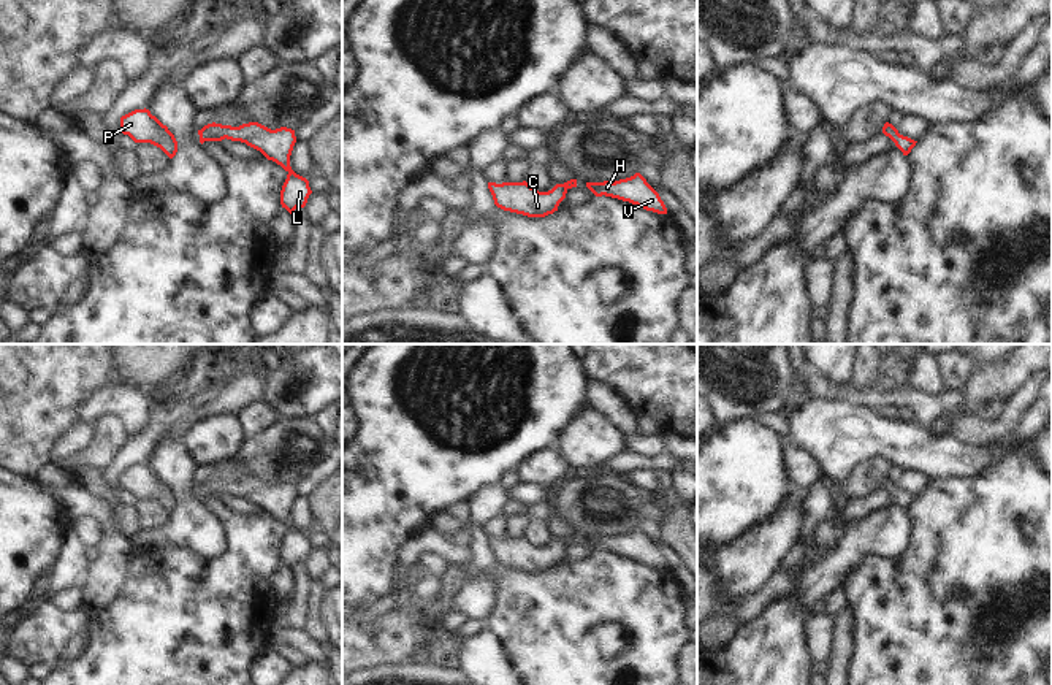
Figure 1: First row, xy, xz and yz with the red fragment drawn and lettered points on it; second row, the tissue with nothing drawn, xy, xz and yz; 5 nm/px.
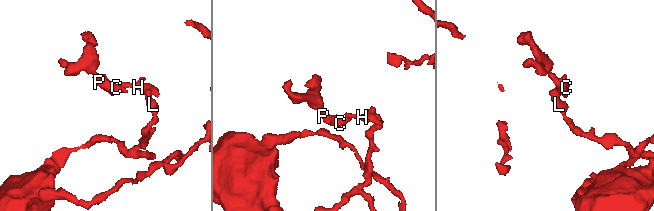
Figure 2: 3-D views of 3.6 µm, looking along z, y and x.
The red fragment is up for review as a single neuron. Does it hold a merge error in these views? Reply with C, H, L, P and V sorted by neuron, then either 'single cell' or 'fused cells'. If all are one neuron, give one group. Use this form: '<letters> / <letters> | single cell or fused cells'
C H L P V | single cell

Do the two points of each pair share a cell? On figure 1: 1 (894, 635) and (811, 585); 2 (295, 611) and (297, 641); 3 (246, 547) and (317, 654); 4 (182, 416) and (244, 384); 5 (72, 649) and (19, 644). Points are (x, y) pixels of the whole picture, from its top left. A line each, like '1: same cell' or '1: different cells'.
1: different cells
2: different cells
3: different cells
4: same cell
5: different cells

